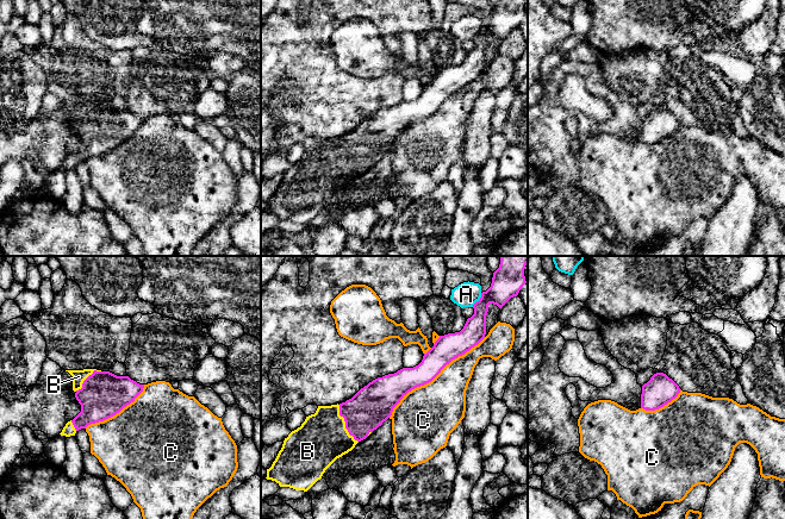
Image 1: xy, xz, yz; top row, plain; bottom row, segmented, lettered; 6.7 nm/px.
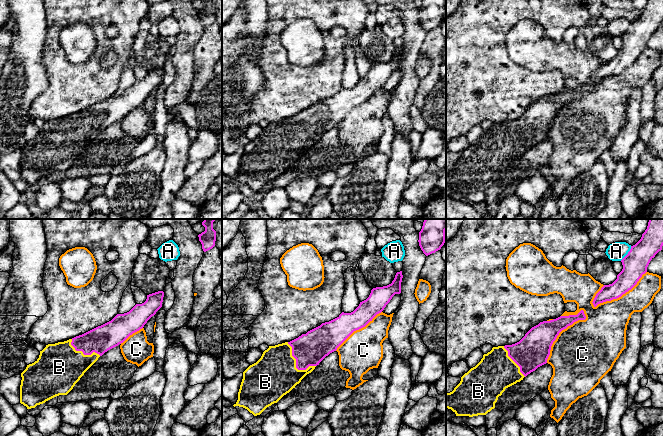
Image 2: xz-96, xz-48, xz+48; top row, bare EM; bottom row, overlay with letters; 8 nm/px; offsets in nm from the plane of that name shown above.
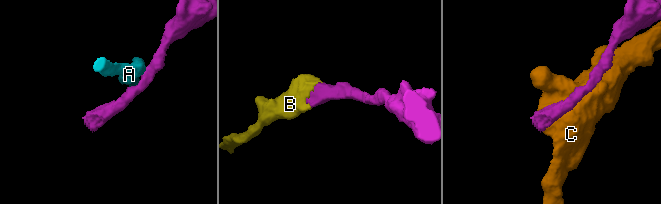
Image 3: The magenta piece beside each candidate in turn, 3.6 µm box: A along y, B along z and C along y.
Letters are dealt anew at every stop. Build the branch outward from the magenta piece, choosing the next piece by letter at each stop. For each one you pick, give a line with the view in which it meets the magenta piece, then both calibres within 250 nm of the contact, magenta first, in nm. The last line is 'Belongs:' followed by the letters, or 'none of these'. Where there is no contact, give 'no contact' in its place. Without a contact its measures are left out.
B: xz | 280/340 nm
Belongs: B

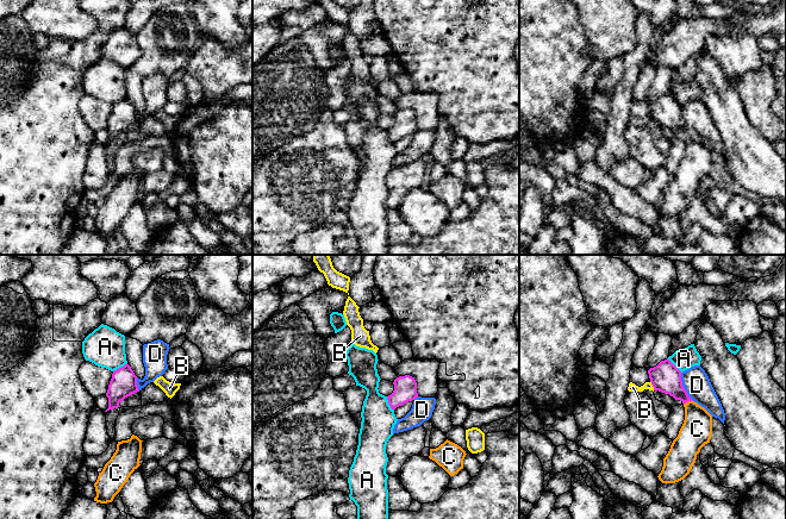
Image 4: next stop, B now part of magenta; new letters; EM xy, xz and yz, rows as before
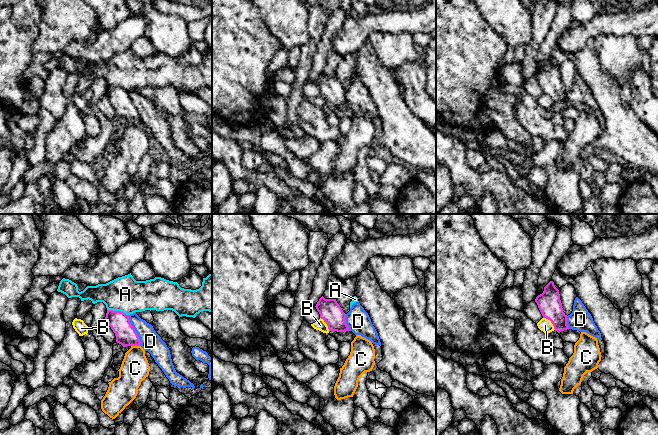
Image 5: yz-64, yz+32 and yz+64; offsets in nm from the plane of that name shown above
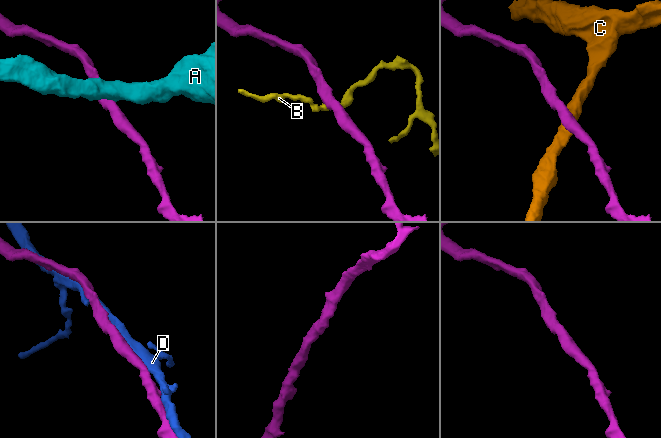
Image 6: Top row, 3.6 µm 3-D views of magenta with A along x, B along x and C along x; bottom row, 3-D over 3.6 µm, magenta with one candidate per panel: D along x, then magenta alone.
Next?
Belongs: none of these

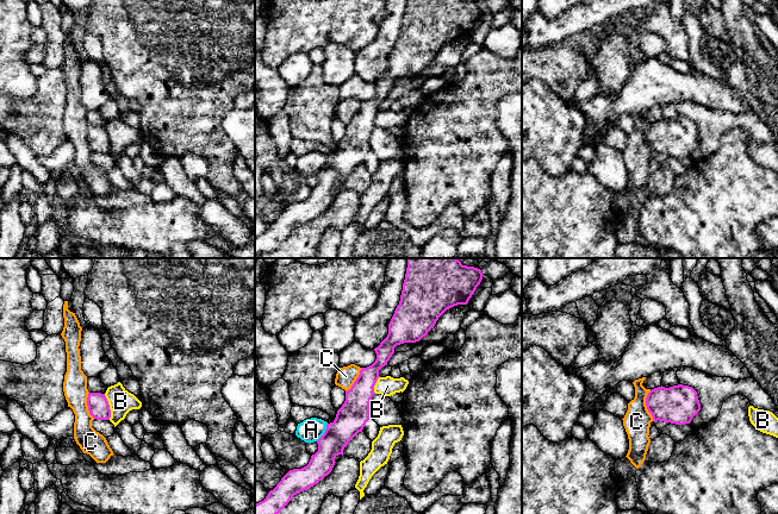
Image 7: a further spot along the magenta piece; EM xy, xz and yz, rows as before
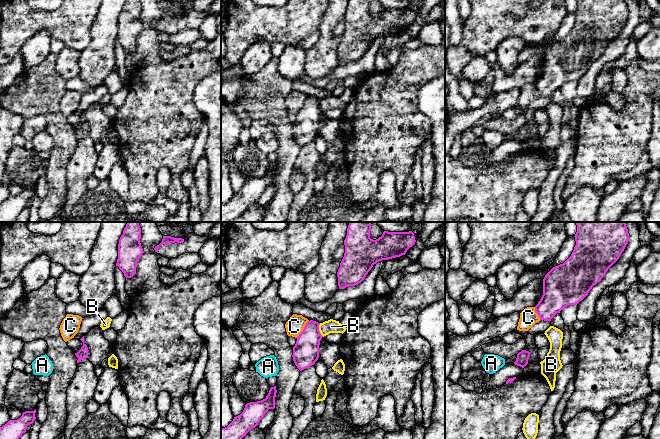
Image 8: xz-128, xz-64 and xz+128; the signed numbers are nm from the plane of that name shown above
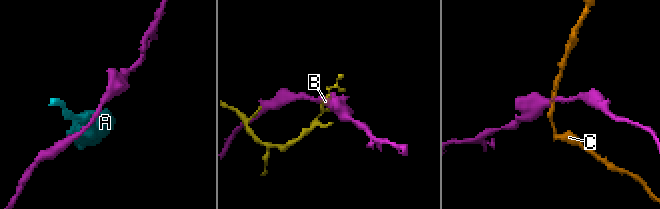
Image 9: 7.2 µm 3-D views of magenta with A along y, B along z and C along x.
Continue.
Belongs: none of these

